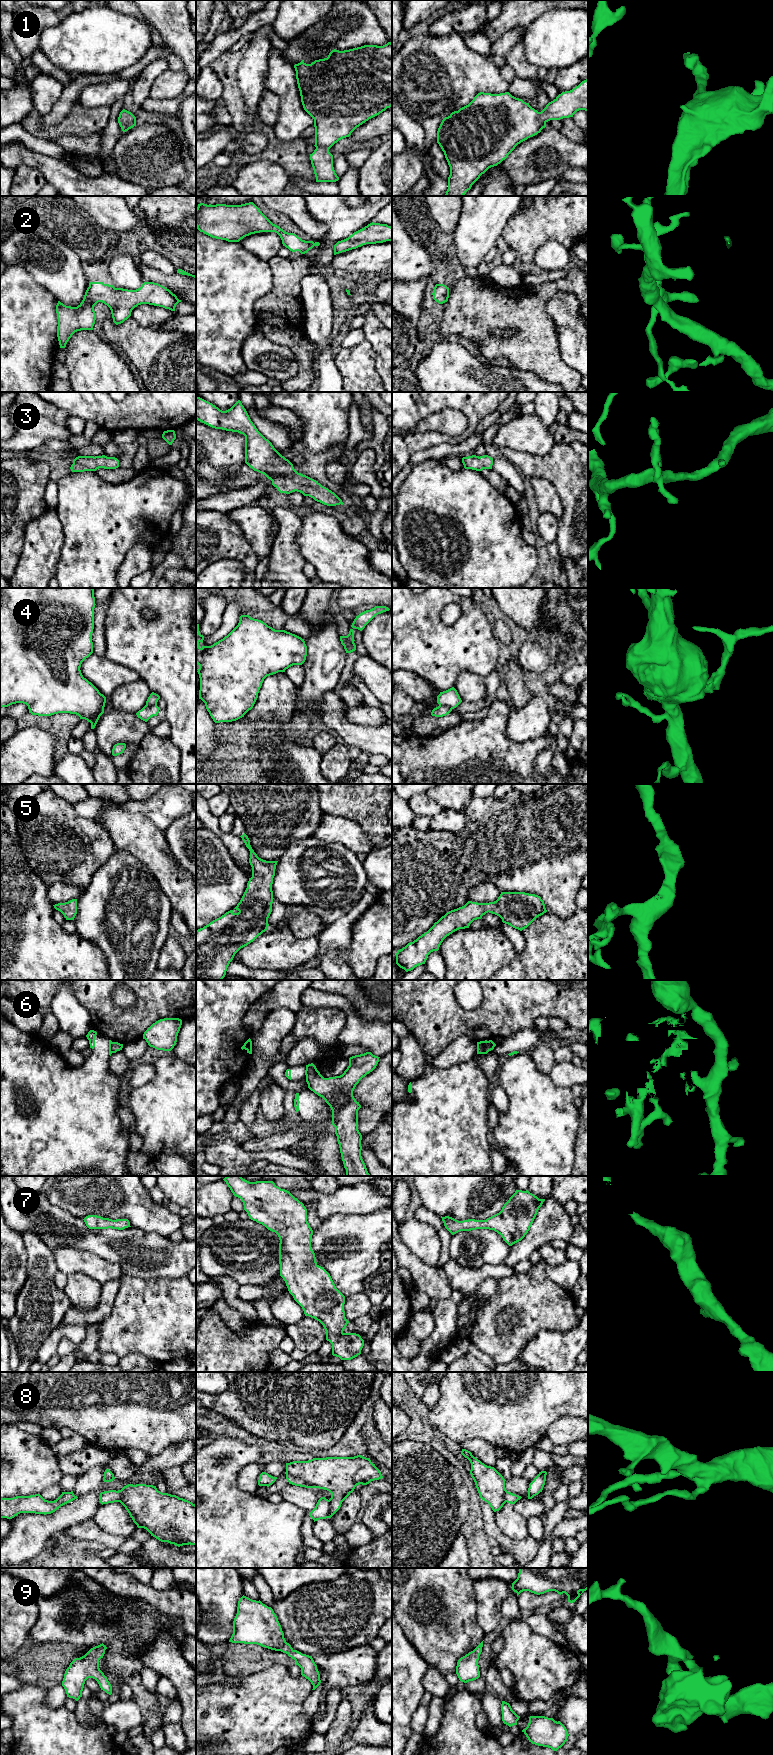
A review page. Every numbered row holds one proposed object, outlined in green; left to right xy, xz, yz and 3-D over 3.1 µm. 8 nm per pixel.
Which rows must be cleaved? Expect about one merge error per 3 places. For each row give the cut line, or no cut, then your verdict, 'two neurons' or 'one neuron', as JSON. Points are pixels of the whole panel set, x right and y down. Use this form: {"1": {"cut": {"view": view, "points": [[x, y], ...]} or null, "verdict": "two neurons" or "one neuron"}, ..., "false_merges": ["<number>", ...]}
{"1": {"cut": null, "verdict": "one neuron"}, "2": {"cut": null, "verdict": "one neuron"}, "3": {"cut": null, "verdict": "one neuron"}, "4": {"cut": {"view": "yz", "points": [[439, 704], [446, 705], [451, 709]]}, "verdict": "two neurons"}, "5": {"cut": null, "verdict": "one neuron"}, "6": {"cut": {"view": "xy", "points": [[112, 1042], [111, 1052]]}, "verdict": "two neurons"}, "7": {"cut": null, "verdict": "one neuron"}, "8": {"cut": null, "verdict": "one neuron"}, "9": {"cut": null, "verdict": "one neuron"}, "false_merges": ["4", "6"]}

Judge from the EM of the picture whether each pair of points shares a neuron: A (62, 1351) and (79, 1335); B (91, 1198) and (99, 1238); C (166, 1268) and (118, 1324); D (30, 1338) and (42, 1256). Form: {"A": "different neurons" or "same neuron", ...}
{"A": "different neurons", "B": "different neurons", "C": "different neurons", "D": "same neuron"}

